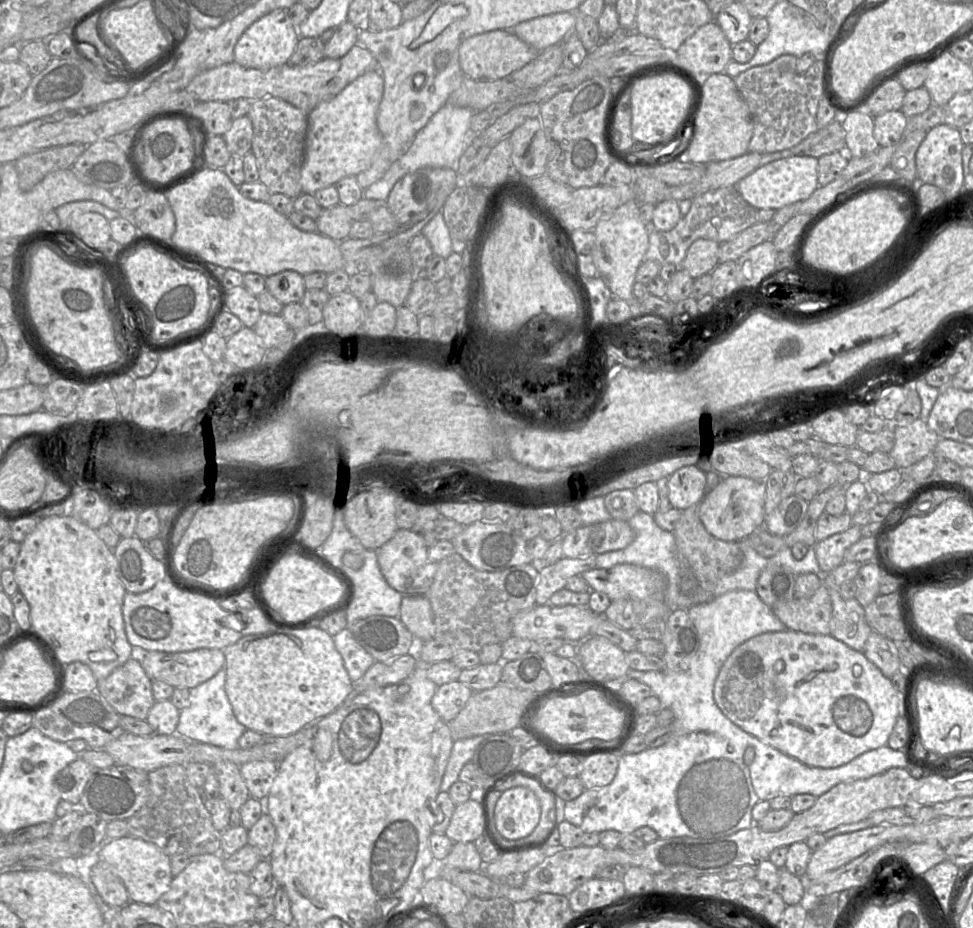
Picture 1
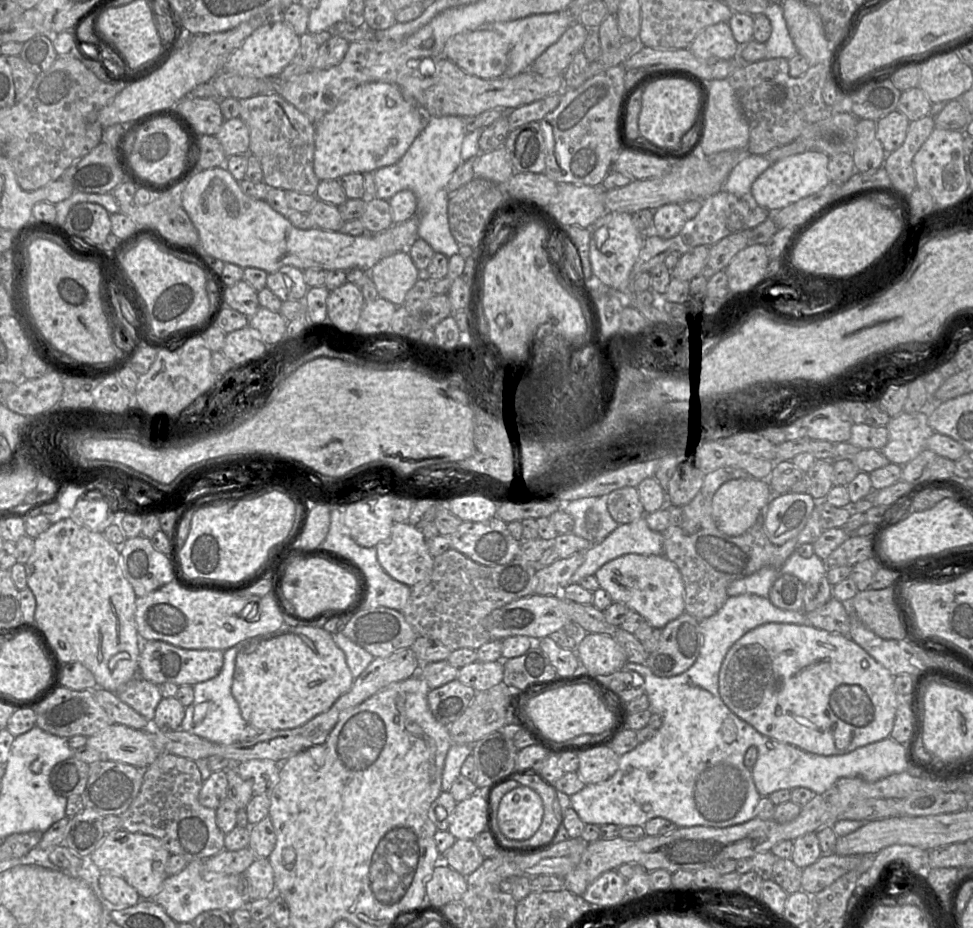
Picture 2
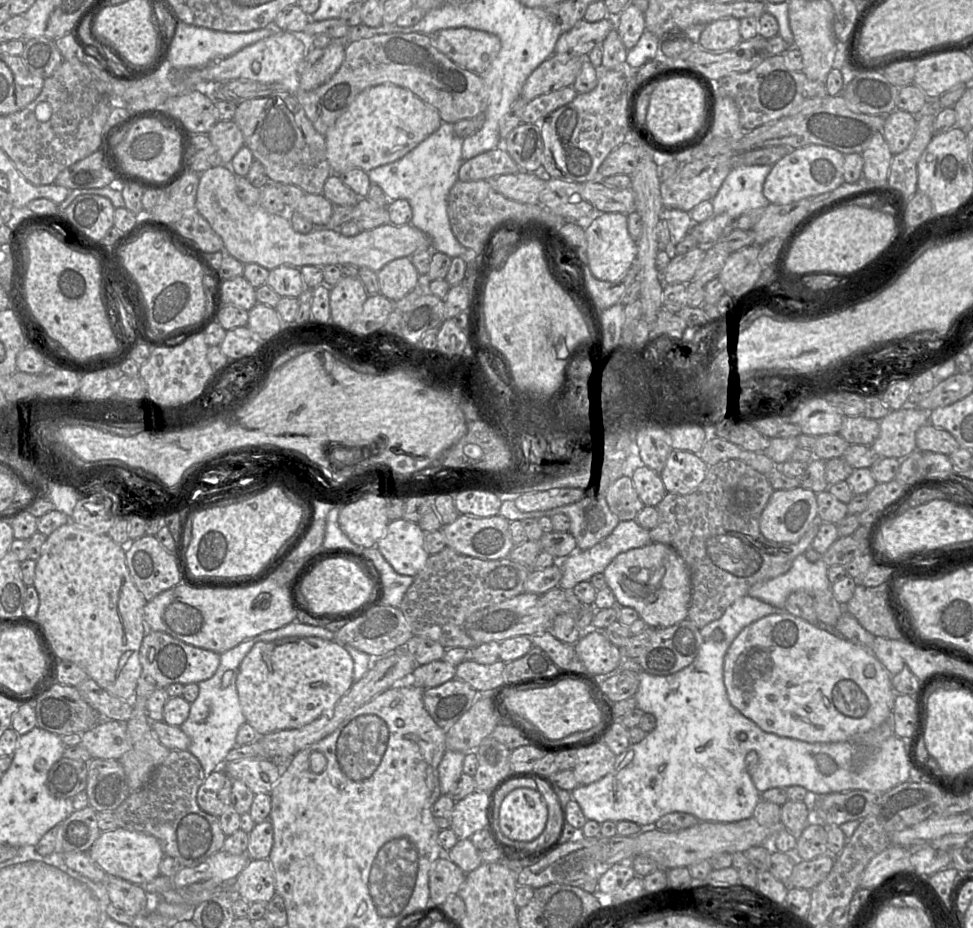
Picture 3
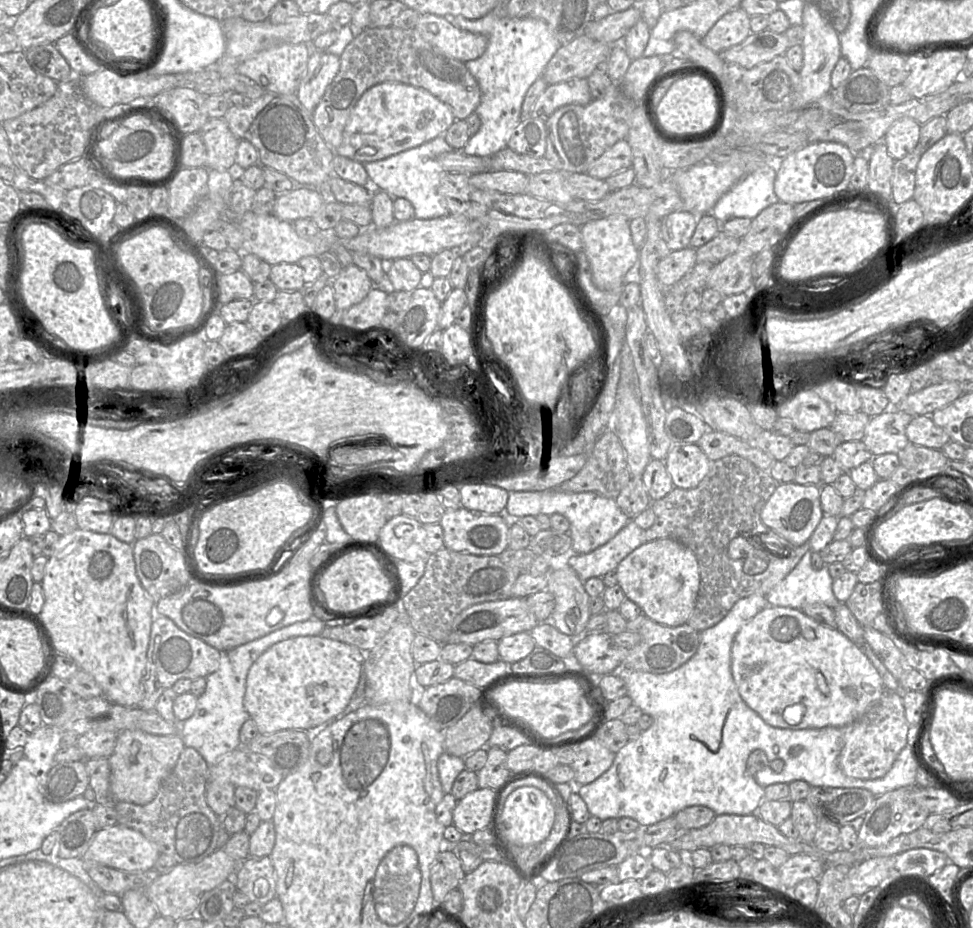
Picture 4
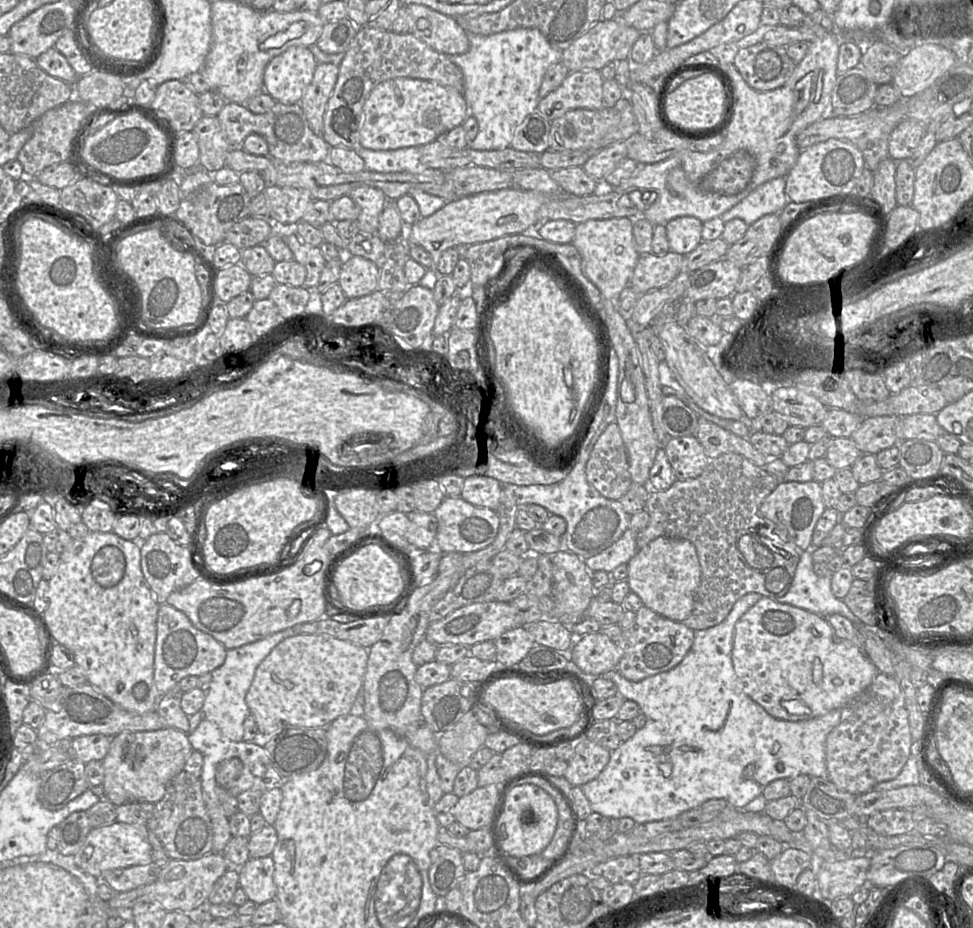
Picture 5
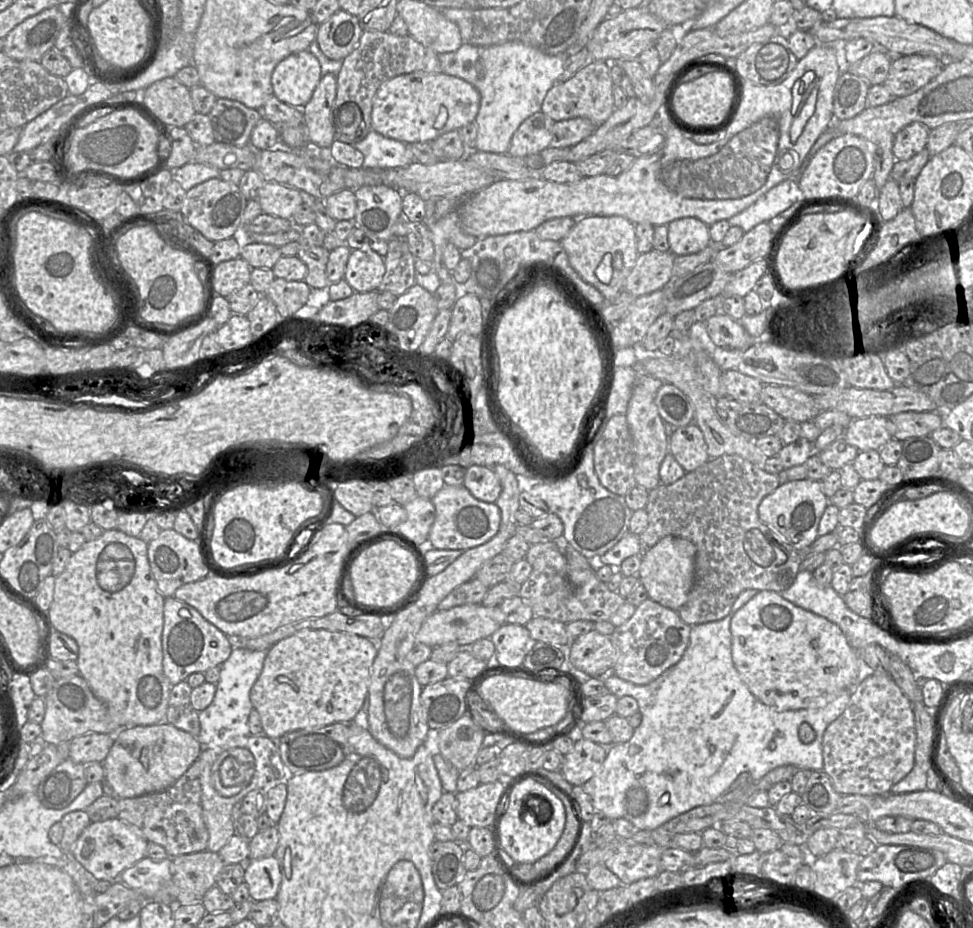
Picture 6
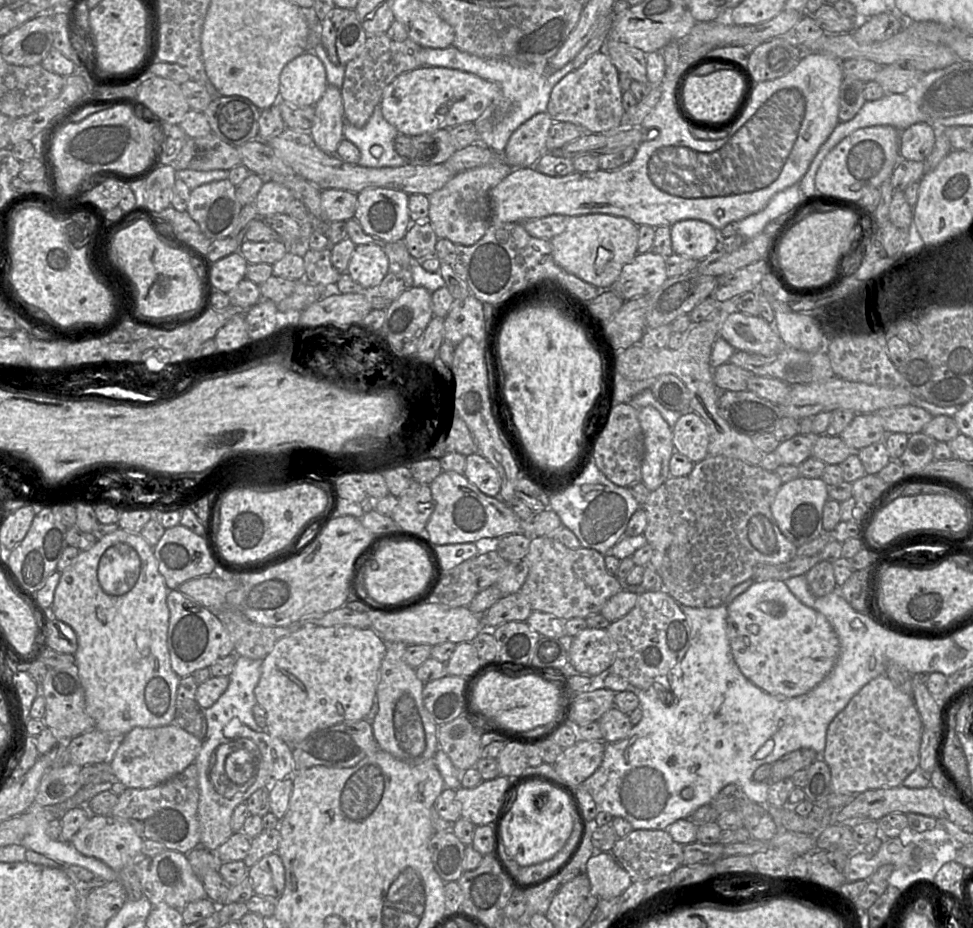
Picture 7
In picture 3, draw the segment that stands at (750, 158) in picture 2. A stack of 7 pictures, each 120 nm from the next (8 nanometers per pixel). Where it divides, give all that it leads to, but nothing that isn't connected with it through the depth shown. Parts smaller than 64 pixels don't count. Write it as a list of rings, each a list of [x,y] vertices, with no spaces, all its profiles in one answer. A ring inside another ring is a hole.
[[[773,165],[734,167],[725,178],[715,197],[711,200],[714,215],[728,214],[732,219],[770,204],[763,194],[763,184]]]

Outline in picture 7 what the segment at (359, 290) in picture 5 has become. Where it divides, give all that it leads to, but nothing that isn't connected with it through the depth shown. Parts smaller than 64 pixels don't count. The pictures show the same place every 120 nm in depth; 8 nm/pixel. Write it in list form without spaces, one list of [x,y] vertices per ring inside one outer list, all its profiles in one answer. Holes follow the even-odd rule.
[[[356,245],[347,267],[350,277],[364,288],[376,288],[388,272],[389,260],[378,245]]]

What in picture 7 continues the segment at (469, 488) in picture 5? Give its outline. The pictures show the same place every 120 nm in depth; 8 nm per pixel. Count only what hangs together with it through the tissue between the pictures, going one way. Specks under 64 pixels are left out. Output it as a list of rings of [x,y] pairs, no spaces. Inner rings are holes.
[[[479,453],[466,456],[464,476],[483,494],[497,497],[501,489],[501,479],[495,468]]]

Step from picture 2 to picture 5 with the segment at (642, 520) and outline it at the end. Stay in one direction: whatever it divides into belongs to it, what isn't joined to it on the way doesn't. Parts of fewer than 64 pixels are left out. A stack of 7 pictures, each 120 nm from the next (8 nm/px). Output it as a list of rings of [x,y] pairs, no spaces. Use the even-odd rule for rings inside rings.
[[[628,528],[610,547],[585,560],[588,570],[591,573],[605,571],[610,574],[618,566],[627,564],[639,551],[637,534],[638,532]]]

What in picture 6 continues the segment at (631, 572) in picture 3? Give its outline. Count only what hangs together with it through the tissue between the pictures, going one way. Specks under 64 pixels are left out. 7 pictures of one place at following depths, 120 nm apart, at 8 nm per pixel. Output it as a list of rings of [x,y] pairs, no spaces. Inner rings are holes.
[[[666,536],[643,555],[638,579],[648,597],[664,607],[678,611],[687,602],[694,583],[696,553],[697,548],[690,540]]]

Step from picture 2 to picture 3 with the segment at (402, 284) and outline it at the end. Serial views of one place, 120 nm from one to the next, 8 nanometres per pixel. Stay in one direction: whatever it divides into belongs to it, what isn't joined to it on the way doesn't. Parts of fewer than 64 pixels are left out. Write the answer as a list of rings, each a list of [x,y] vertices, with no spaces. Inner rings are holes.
[[[410,257],[395,259],[377,272],[380,293],[398,301],[416,287],[419,275]]]

